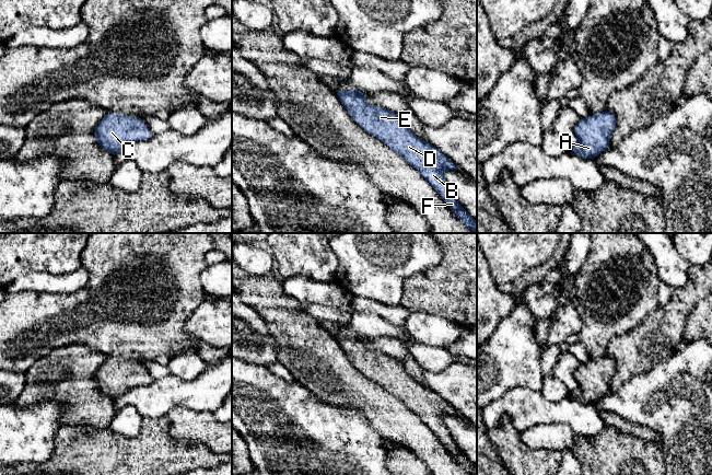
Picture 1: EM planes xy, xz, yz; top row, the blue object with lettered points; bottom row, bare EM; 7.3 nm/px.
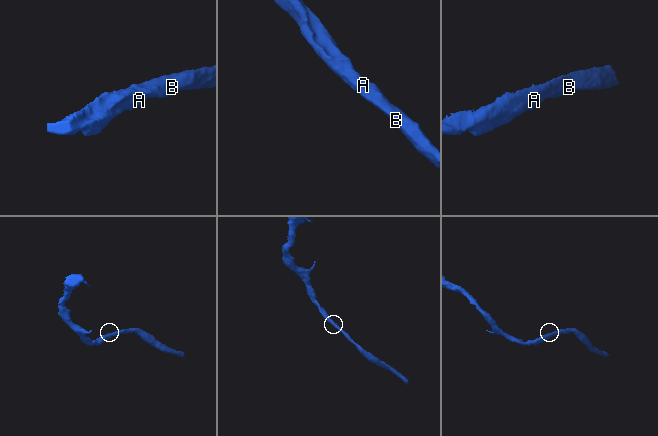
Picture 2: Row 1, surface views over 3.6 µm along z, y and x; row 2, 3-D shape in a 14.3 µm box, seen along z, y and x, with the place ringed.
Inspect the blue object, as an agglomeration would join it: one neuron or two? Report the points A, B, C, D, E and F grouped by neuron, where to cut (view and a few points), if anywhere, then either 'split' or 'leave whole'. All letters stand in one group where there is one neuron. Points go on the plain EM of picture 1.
A B C D E F; no cut; leave whole

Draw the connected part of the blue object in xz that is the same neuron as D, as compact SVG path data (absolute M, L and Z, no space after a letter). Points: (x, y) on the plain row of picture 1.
M336 335L335 338L360 372L381 384L416 413L457 463L469 475L477 475L477 467L460 452L443 420L446 415L459 414L456 409L439 394L411 378L402 362L384 352L367 349L364 345L366 337Z

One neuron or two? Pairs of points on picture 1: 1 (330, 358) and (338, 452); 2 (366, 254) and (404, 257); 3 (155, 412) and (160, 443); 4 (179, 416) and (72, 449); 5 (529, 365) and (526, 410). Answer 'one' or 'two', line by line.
1: two
2: one
3: two
4: two
5: two

